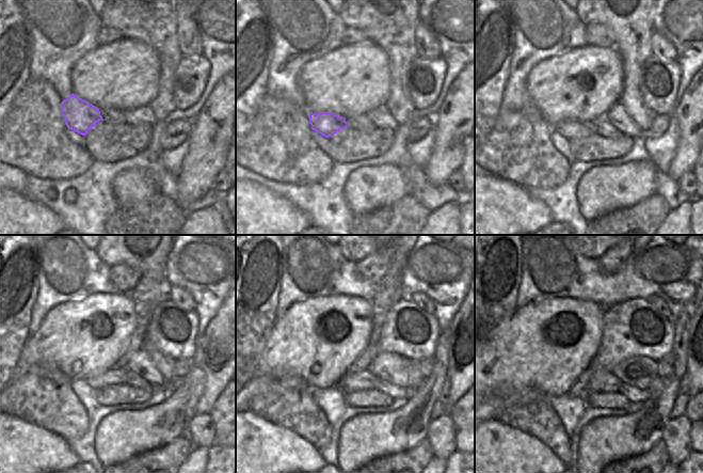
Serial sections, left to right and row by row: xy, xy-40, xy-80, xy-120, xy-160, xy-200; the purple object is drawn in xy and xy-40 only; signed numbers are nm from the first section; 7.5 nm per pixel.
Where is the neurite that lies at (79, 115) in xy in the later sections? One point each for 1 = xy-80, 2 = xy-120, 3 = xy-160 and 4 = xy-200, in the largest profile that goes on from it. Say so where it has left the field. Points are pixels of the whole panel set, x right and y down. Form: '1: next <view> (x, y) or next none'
1: next xy-80 (571, 129)
2: next xy-120 (114, 376)
3: next xy-160 (353, 380)
4: next xy-200 (601, 380)

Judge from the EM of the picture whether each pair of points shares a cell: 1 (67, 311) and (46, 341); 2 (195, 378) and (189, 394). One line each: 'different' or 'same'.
1: same
2: same

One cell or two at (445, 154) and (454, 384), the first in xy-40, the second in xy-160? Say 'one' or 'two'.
one

